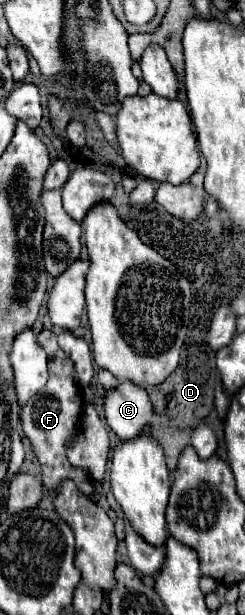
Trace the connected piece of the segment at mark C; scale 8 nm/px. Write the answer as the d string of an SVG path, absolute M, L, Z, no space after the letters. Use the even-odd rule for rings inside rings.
M128 380L114 388L102 388L100 398L106 424L120 440L136 438L152 420L152 402L146 390Z

